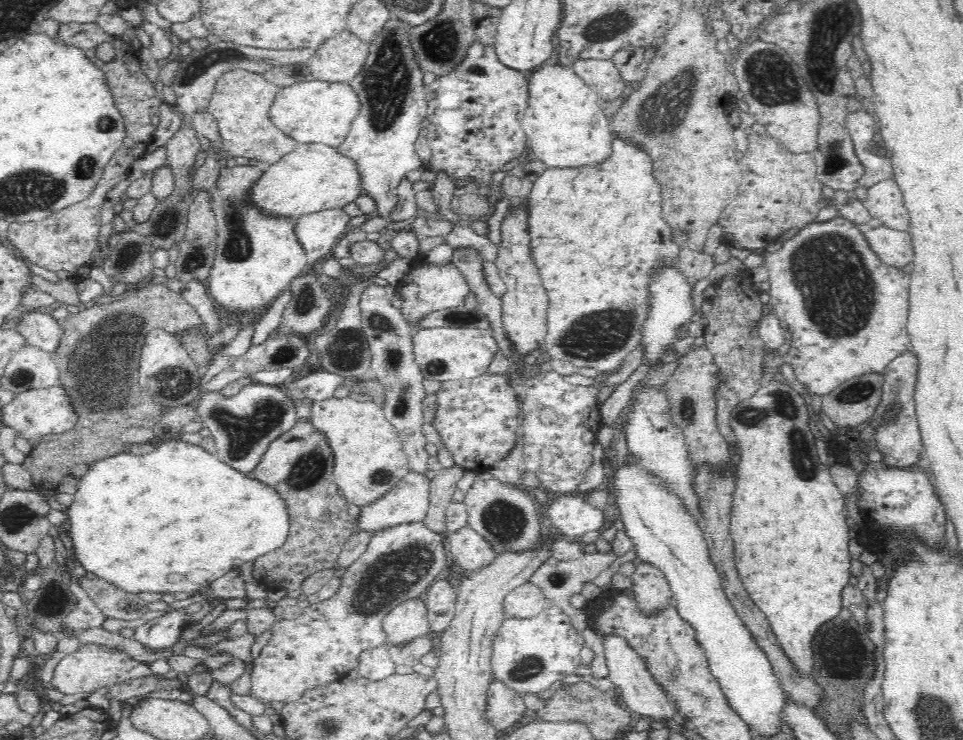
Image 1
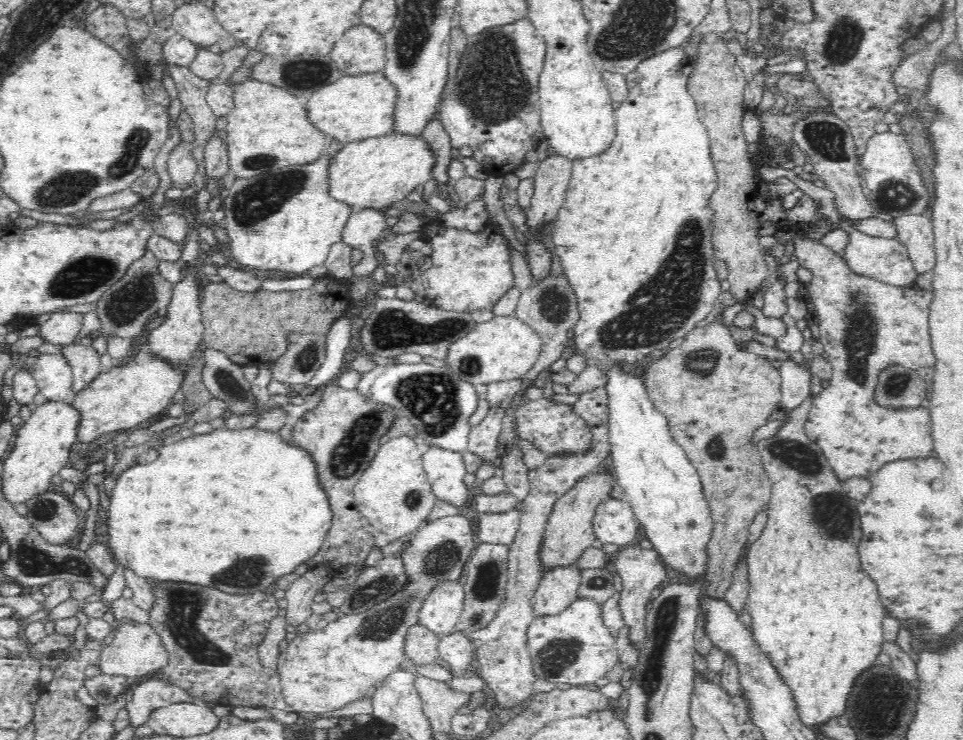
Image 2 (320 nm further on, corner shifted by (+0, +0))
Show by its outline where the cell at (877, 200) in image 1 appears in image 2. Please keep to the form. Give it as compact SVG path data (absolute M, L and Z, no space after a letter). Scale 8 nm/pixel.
M894 214L895 238L907 248L907 253L918 274L929 272L934 264L933 234L929 215Z

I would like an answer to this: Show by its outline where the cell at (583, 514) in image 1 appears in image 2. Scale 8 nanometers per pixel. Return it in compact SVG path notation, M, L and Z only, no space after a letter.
M612 496L596 505L592 517L592 530L602 544L631 546L639 529L630 505L622 498Z

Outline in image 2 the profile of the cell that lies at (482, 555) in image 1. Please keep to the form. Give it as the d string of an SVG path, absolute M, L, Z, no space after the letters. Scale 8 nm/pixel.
M518 508L503 513L477 515L474 519L476 538L486 544L512 544L519 527L520 515Z

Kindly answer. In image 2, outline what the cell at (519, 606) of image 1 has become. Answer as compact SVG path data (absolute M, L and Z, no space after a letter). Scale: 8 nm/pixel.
M574 565L552 568L542 576L531 596L534 616L554 616L577 599L579 570Z

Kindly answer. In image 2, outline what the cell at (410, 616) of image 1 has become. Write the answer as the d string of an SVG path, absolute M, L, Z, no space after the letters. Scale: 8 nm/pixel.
M458 580L436 586L422 602L417 624L439 637L451 633L456 628L463 596Z

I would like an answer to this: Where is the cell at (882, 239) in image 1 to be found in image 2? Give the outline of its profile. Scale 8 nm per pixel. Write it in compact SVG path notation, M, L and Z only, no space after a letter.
M842 222L838 227L848 229L849 239L843 256L852 271L874 277L876 280L891 285L909 285L916 282L918 273L907 253L907 248L898 239L868 236L852 228L847 222Z

